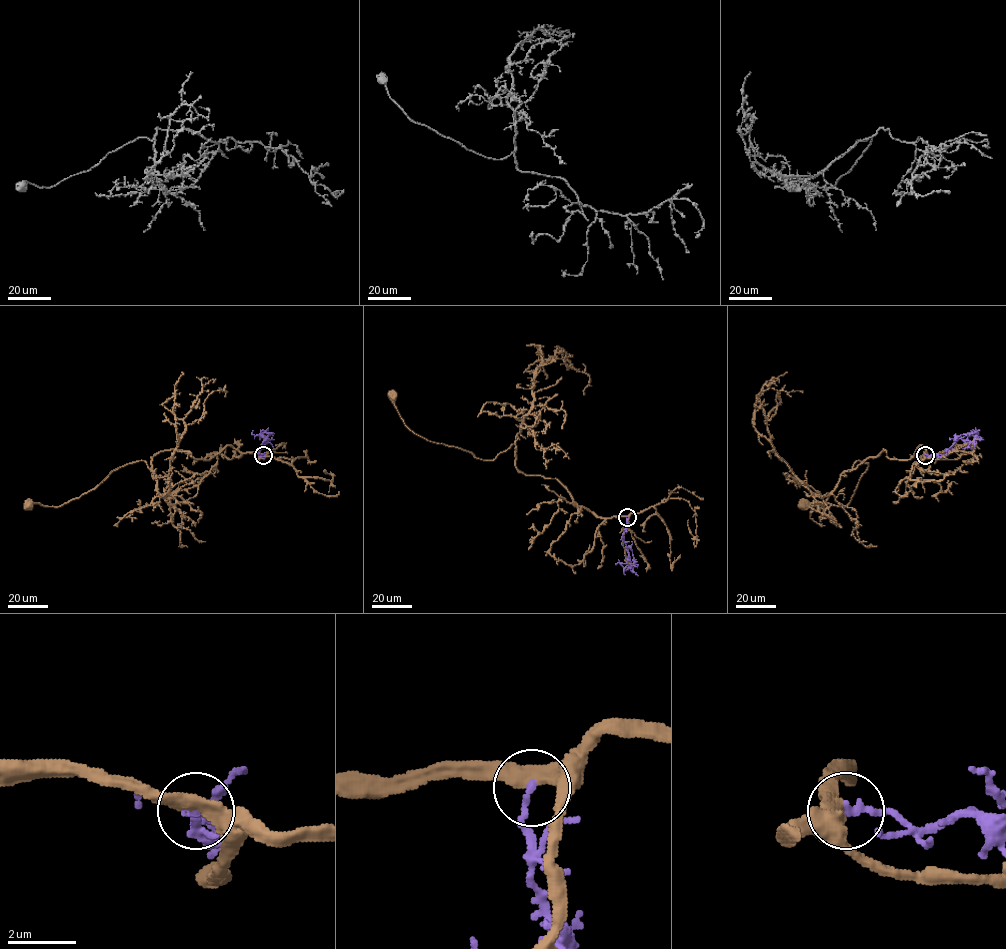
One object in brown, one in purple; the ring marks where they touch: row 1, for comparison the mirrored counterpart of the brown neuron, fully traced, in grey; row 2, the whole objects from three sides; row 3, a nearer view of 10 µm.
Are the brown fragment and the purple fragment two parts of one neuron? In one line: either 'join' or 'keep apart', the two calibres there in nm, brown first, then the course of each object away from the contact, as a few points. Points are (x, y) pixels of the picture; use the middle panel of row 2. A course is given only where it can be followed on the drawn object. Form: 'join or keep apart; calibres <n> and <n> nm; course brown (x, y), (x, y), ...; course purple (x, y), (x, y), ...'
keep apart; calibres 400 and 220 nm; course brown (626, 517), (598, 518), (555, 479), (525, 475), (515, 465), (515, 444), (485, 460), (416, 435), (392, 395); course purple (626, 517), (628, 526), (622, 539), (632, 551), (633, 563), (625, 570), (617, 562)

